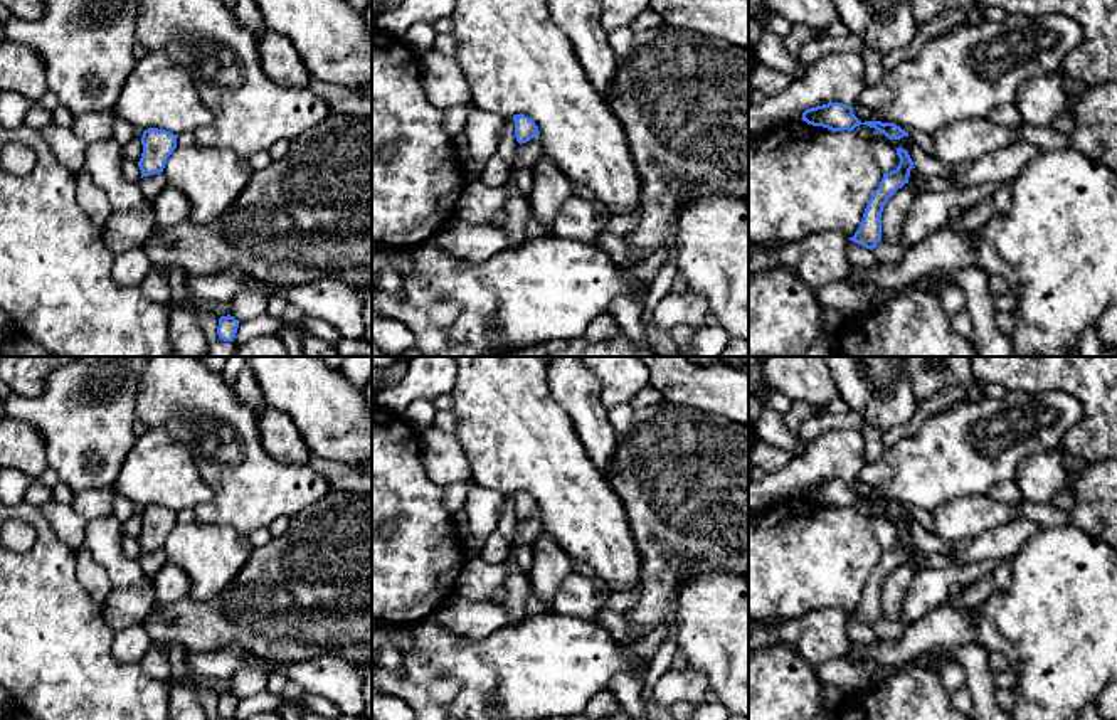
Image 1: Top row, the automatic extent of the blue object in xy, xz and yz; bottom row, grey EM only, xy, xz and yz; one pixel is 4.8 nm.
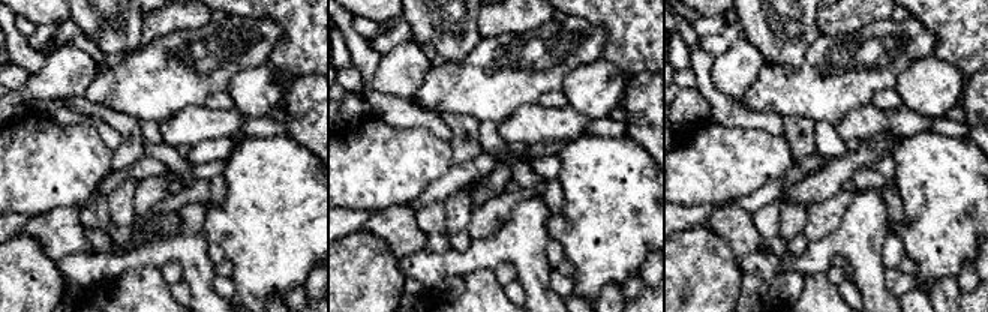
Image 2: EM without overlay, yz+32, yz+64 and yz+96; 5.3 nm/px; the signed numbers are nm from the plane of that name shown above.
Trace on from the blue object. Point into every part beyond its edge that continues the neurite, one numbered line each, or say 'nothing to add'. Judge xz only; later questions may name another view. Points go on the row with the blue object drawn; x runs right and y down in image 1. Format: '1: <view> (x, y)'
nothing to add

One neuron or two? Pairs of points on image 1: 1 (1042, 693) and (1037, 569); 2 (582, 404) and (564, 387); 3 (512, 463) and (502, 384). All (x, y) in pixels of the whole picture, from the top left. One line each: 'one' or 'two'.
1: one
2: one
3: one

